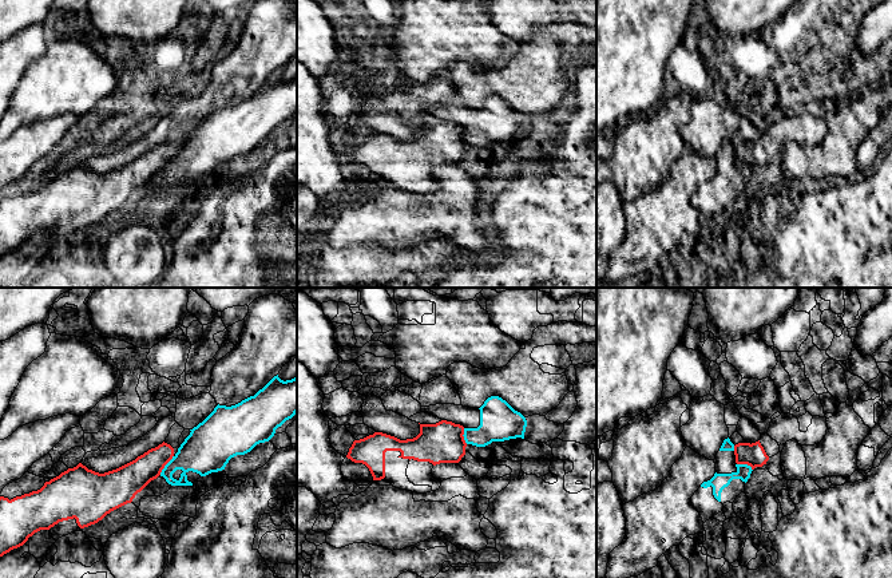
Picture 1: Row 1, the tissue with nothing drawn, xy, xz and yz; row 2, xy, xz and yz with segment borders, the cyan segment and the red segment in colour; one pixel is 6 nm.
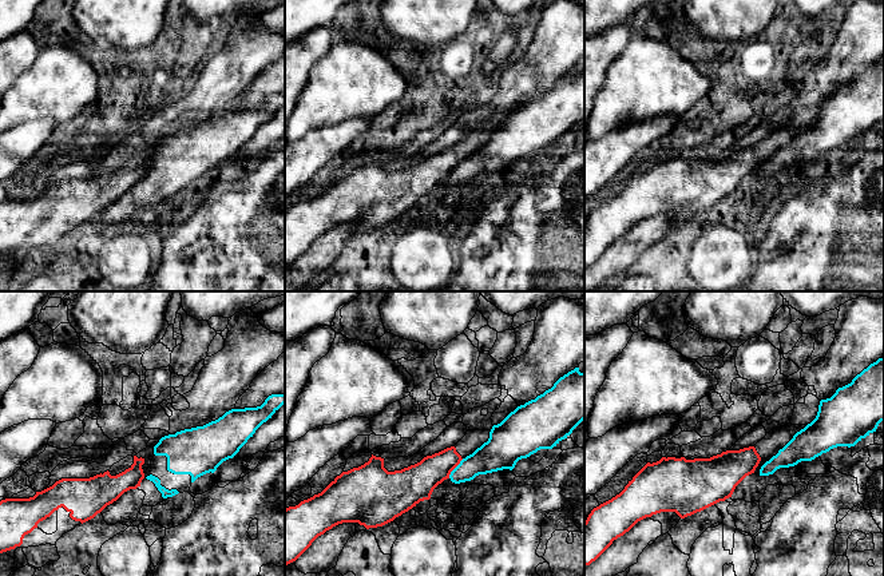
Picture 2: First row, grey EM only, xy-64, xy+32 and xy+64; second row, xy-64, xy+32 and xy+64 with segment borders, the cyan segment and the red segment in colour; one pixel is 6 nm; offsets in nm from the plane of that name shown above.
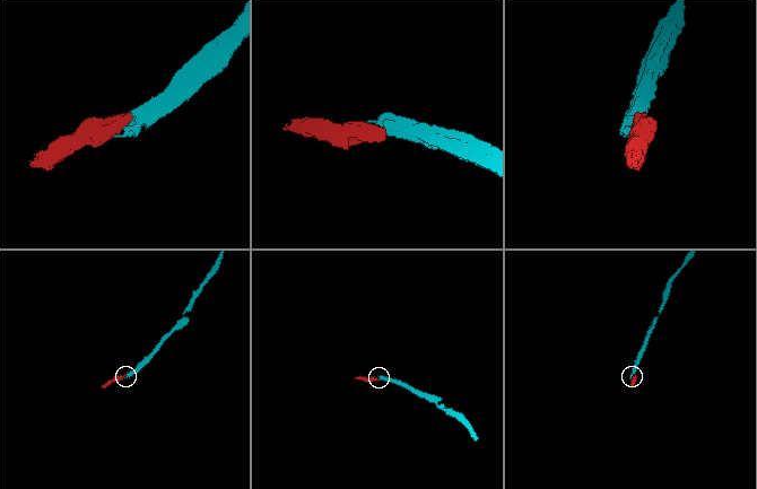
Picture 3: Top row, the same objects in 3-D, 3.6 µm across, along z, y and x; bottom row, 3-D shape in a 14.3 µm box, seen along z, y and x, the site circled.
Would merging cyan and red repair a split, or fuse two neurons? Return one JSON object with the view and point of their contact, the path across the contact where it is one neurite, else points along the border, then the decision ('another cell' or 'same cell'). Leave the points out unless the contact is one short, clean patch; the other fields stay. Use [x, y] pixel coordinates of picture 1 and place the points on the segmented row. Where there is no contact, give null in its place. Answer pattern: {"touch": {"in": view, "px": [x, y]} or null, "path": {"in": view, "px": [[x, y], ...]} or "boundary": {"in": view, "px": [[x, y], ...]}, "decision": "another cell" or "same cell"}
{"touch": {"in": "xy", "px": [166, 464]}, "boundary": {"in": "xy", "px": [[173, 455], [159, 474]]}, "decision": "another cell"}

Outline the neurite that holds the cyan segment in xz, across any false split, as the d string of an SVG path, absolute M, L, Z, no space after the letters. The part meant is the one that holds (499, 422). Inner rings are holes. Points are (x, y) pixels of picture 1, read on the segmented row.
M499 396L488 397L480 408L436 404L421 407L421 412L463 425L465 443L476 447L485 447L492 442L524 439L527 427L526 417Z

